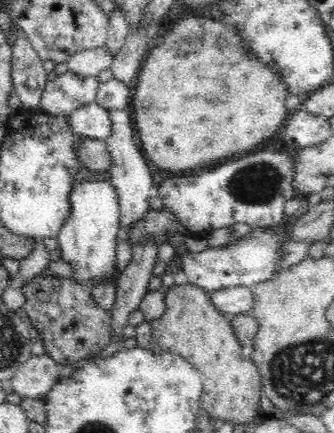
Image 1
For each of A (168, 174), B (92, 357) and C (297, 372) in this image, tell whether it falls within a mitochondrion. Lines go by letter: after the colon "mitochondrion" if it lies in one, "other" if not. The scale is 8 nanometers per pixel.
A: other
B: other
C: mitochondrion

